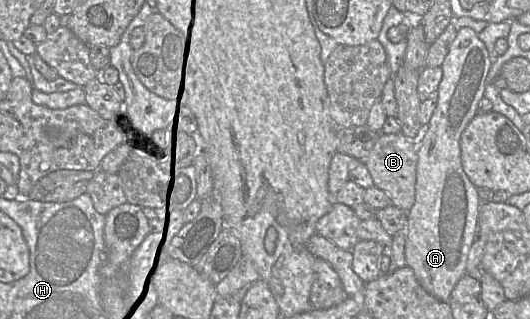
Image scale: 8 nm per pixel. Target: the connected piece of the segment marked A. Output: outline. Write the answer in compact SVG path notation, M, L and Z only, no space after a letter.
M469 27L457 30L442 64L437 106L417 141L415 202L407 216L406 265L413 270L420 285L443 302L449 302L454 286L467 273L468 253L478 235L482 202L478 188L463 170L460 138L477 115L491 65L487 48L478 34Z

